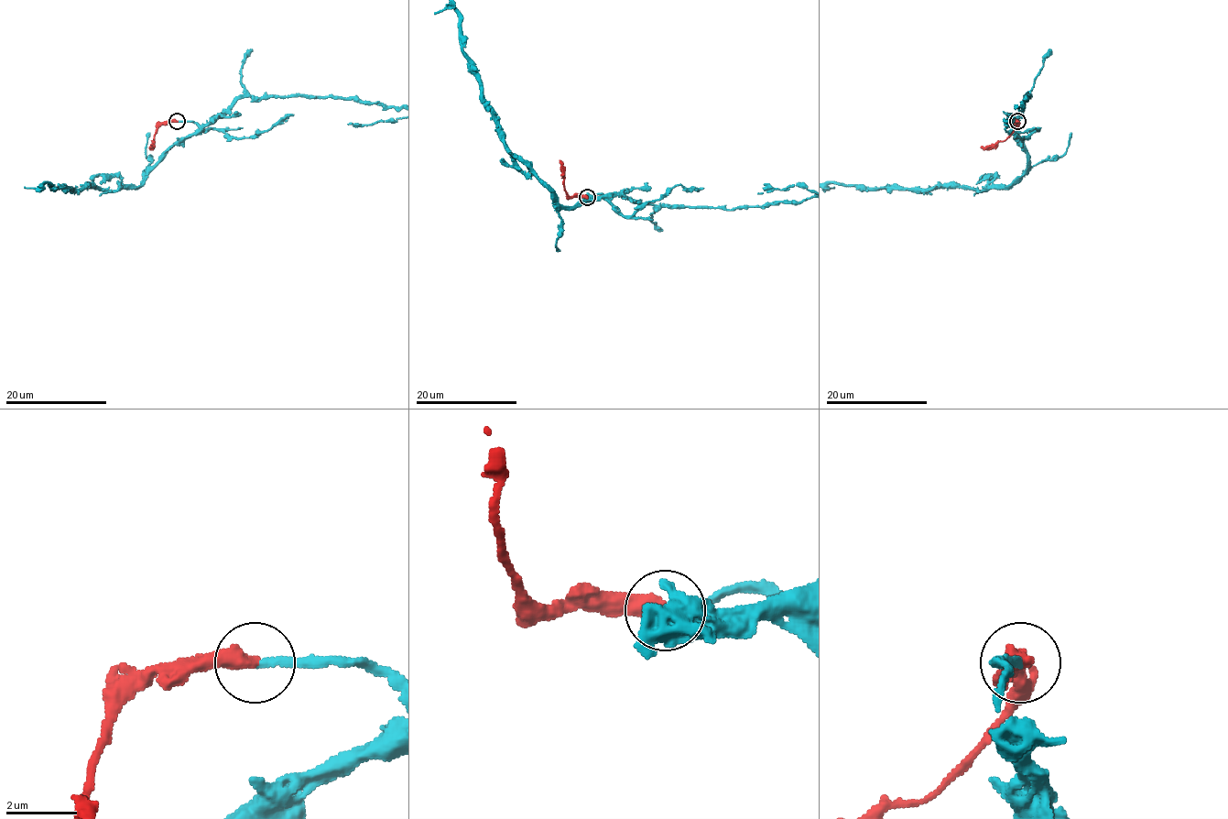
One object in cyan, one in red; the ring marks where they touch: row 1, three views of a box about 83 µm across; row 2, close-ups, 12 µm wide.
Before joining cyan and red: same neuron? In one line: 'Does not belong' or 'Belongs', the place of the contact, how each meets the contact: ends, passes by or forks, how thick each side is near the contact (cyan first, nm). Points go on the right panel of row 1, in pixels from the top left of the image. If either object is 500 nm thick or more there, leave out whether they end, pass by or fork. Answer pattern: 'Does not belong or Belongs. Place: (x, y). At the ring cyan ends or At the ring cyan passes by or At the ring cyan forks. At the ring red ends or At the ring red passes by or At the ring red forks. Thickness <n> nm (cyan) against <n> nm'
Belongs. Place: (1017, 121). Thickness 200 nm (cyan) against 500 nm

